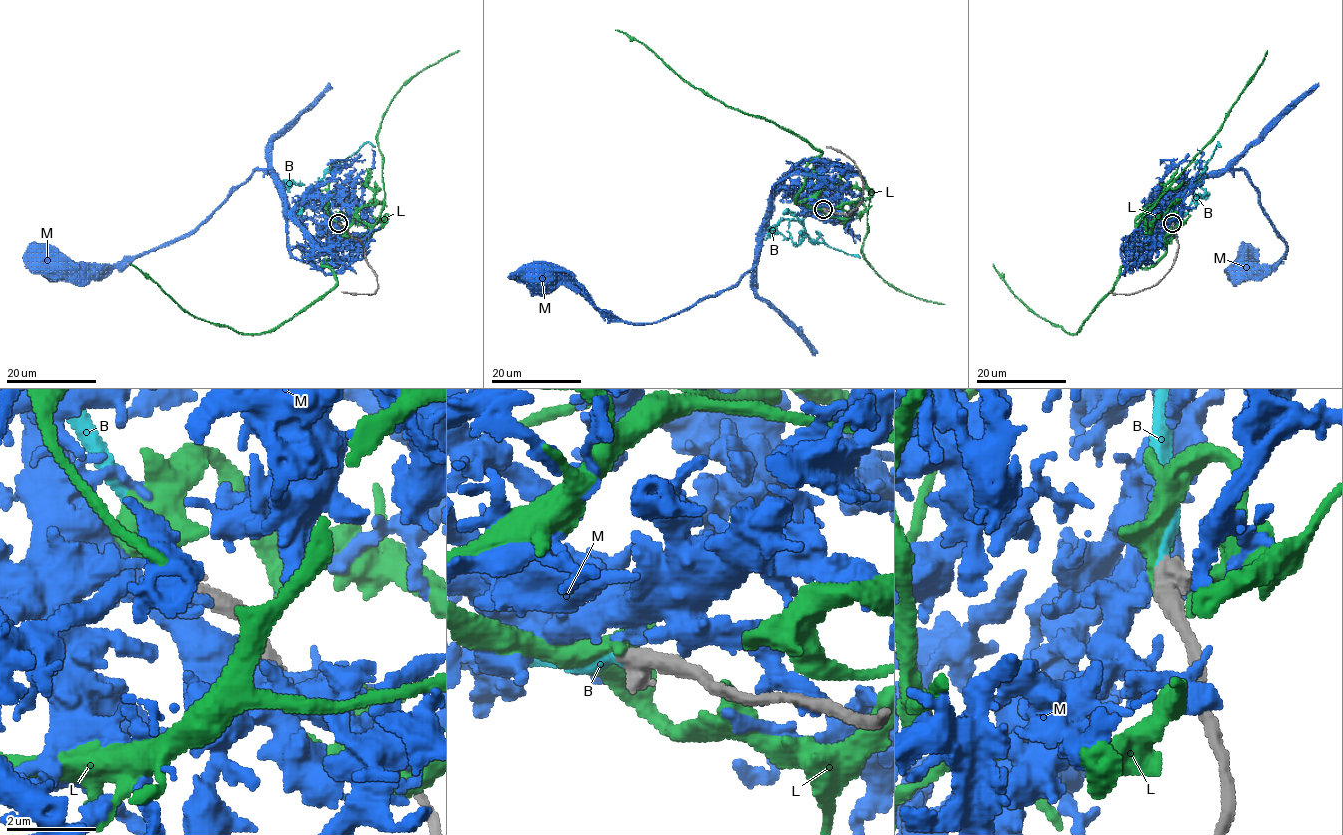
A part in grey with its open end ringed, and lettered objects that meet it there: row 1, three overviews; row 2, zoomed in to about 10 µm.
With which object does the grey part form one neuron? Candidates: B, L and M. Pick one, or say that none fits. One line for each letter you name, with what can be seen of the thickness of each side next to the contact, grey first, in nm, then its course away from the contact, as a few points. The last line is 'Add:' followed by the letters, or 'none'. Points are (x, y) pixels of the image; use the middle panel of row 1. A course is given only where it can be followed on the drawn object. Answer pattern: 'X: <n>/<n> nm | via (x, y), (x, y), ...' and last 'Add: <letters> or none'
B: 550/280 nm | via (824, 209), (812, 209), (802, 221), (804, 231), (812, 239), (860, 258)
Add: B

